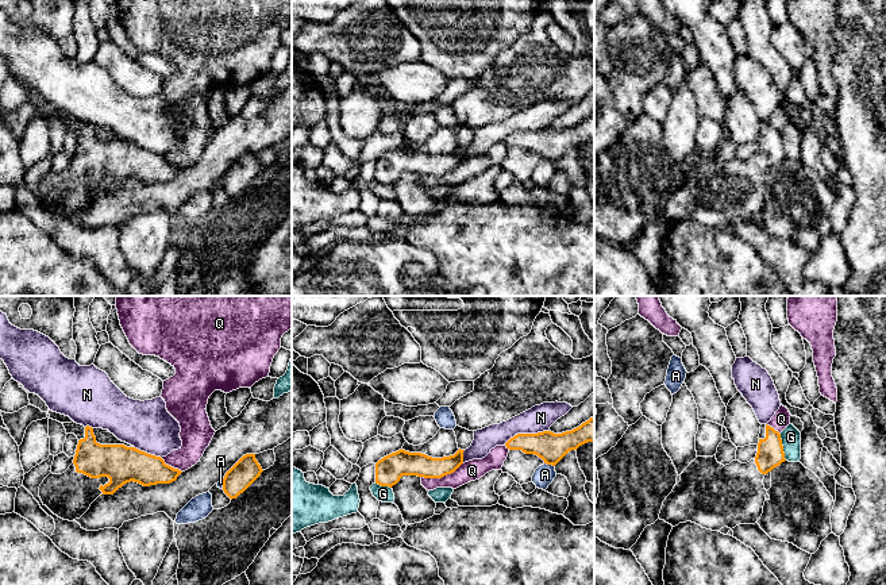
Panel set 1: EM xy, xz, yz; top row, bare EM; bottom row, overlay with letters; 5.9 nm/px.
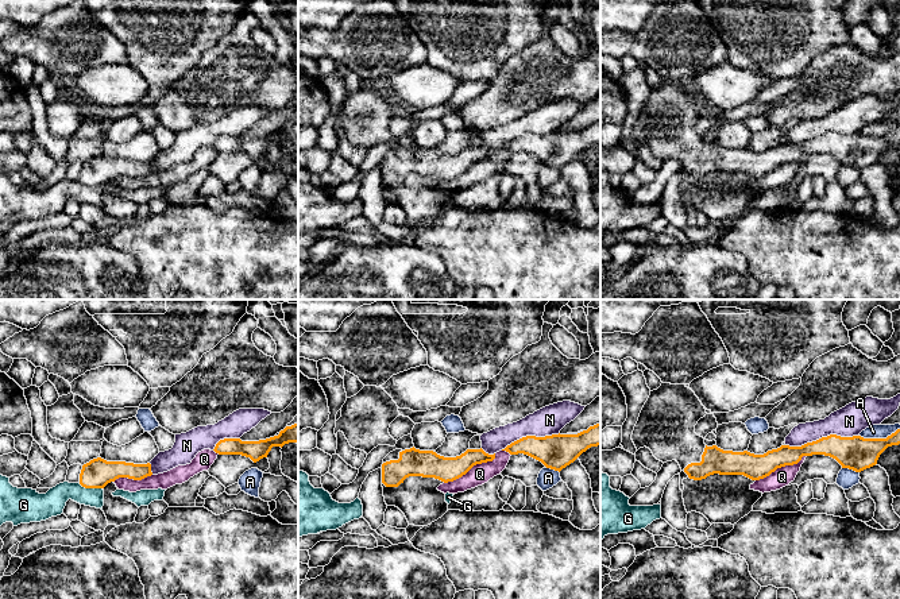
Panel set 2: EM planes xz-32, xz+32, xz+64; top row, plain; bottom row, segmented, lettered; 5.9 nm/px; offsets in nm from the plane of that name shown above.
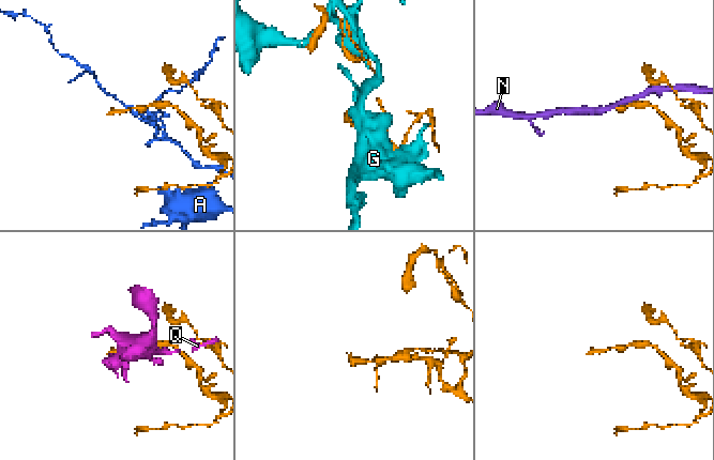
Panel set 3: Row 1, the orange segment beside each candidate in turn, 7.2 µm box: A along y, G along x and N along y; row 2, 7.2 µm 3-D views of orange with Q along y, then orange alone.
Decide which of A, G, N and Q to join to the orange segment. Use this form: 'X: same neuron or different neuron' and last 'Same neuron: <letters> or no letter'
A: different neuron
G: different neuron
N: different neuron
Q: different neuron
Same neuron: no letter

